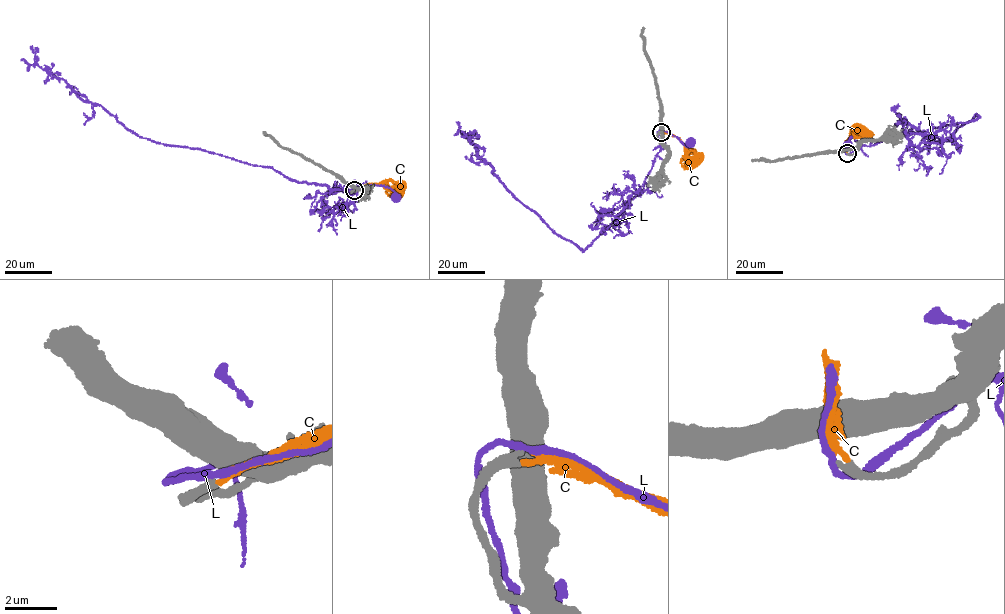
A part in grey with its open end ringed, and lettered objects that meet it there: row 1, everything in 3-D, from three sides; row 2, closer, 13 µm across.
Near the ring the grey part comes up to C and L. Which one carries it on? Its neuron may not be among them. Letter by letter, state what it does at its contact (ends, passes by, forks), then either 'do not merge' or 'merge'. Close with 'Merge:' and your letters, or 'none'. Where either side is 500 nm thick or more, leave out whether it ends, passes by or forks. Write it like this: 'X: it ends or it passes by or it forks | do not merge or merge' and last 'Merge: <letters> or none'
C: it ends | merge
L: it passes by | do not merge
Merge: C

